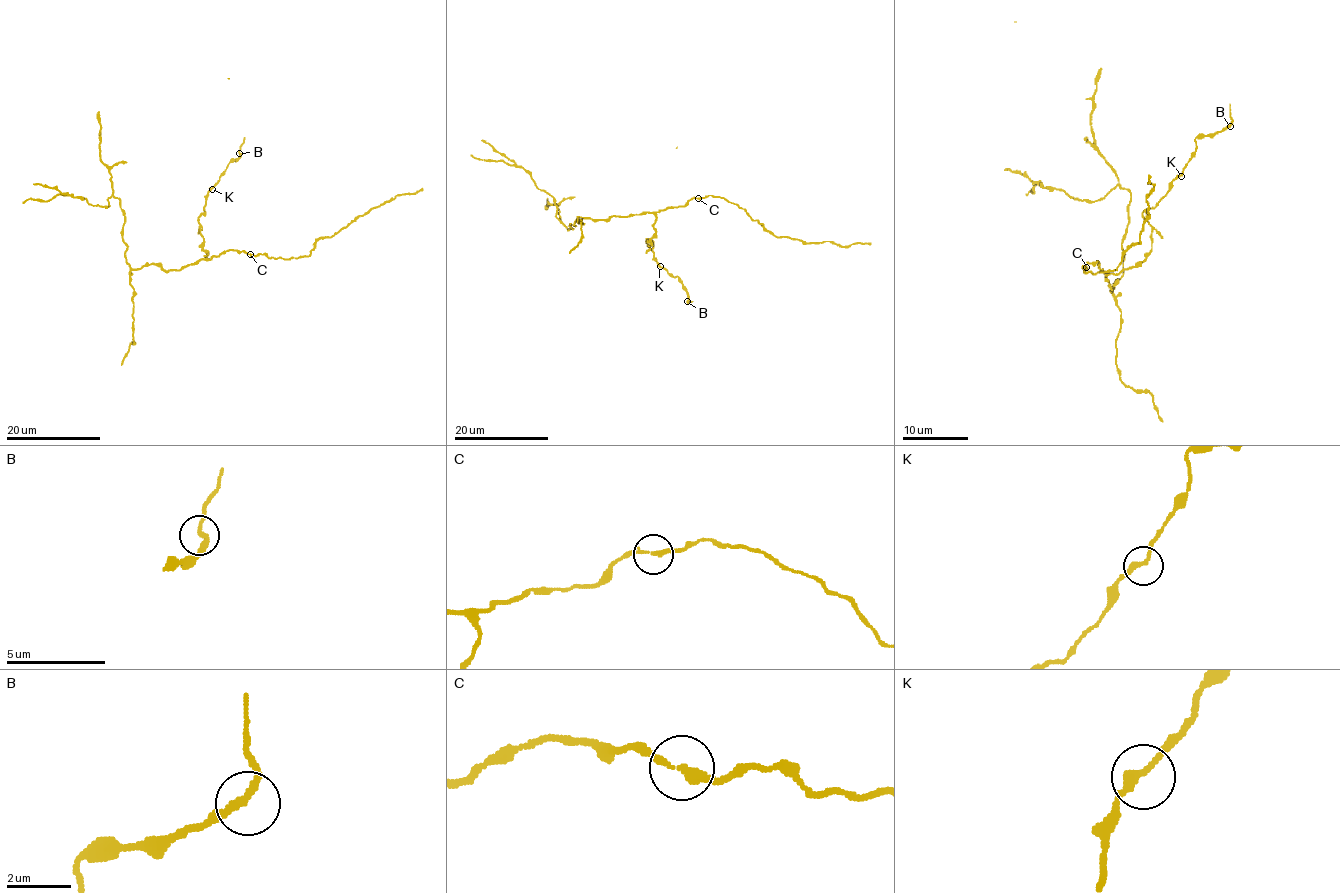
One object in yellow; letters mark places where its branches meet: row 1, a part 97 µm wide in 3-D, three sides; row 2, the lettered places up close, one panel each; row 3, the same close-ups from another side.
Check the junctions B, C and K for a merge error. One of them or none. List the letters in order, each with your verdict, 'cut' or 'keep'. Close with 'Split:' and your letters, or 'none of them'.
B: keep
C: keep
K: keep
Split: none of them

